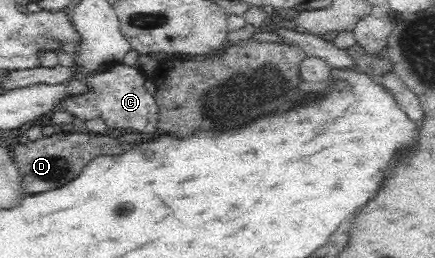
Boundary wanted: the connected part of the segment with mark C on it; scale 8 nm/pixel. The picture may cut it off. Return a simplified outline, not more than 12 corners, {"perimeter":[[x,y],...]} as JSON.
{"perimeter":[[114,63],[57,109],[111,129],[158,131],[152,79]]}

